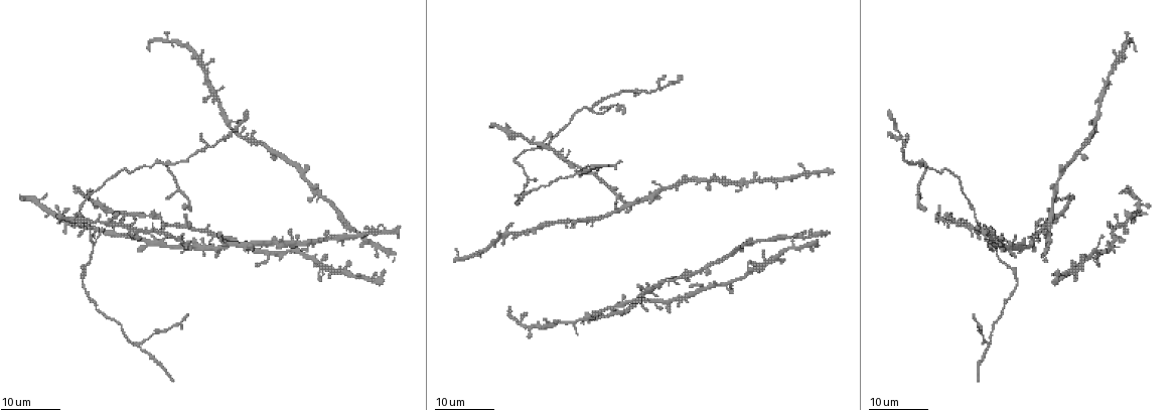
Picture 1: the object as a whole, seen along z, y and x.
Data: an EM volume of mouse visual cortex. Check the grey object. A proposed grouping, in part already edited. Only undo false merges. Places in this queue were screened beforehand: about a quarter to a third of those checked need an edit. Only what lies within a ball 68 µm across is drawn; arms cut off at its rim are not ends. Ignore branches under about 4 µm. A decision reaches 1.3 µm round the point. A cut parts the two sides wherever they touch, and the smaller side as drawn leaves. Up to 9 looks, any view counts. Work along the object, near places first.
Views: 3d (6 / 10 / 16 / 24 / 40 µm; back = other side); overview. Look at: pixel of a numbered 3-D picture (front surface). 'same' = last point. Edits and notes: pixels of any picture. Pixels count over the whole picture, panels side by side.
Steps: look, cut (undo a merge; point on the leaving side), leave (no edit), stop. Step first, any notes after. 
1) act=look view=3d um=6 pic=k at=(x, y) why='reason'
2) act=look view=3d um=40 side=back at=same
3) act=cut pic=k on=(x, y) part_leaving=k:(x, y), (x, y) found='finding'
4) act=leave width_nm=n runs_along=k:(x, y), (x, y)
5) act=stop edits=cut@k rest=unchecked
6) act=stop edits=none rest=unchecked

act=look view=3d um=16 pic=1 at=(641, 89) why='side arm on a straight run'

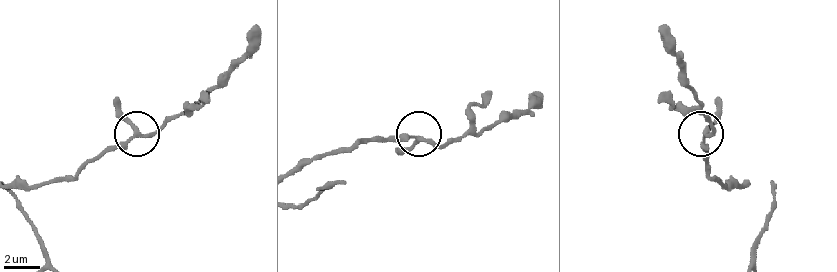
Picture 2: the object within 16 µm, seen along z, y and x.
act=look view=3d um=10 pic=2 at=(133, 135)

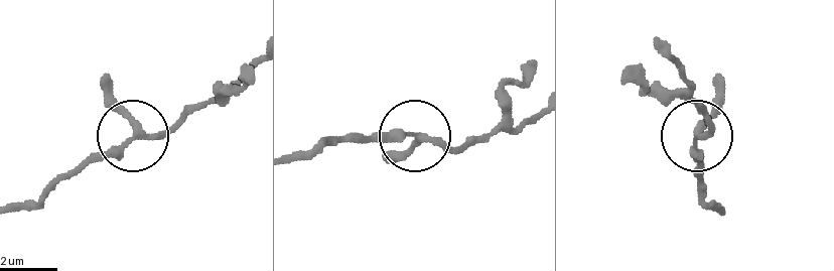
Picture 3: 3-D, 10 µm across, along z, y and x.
act=leave runs_along=3:(291, 162), (334, 143), (435, 136), (457, 147), (483, 143) found='one cell here'

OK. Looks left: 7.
act=look view=3d um=24 pic=1 at=(580, 108) why='thin neck'

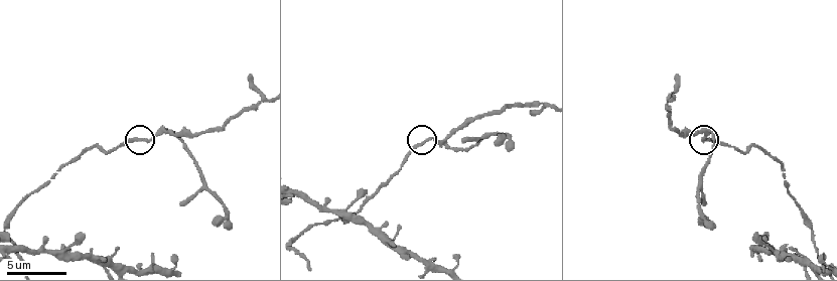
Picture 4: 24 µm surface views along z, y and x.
act=look view=3d um=6 pic=4 at=(139, 141)

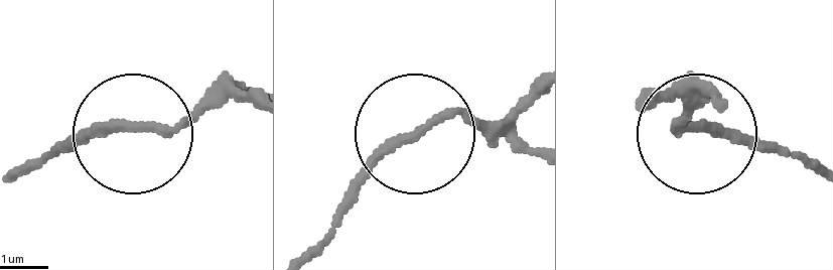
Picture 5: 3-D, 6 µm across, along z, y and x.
act=leave width_nm=180 found='continuous, no second cell'

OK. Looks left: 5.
act=look view=3d um=24 pic=1 at=(508, 133) why='two arms in line, one across'

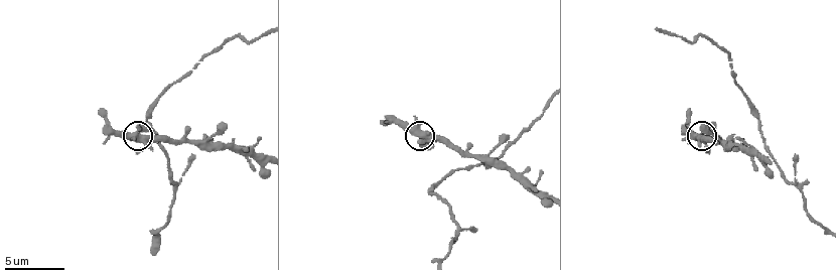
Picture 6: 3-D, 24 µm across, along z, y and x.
act=look view=3d um=6 pic=6 at=(701, 134)

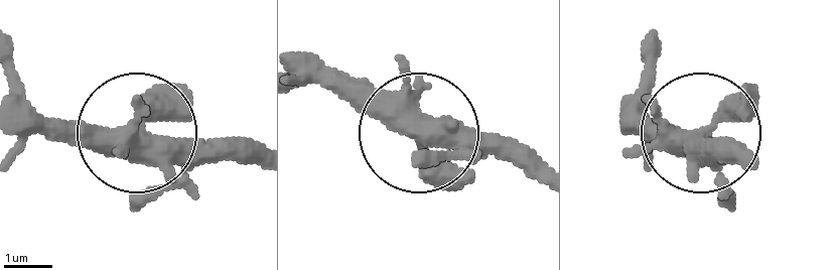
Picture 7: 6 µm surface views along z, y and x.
act=look view=3d um=6 side=back pic=7 at=(702, 131)

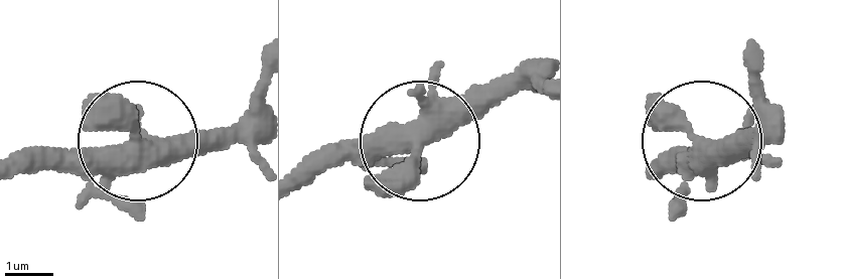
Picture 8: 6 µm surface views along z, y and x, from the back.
act=leave side_arm_um=5 runs_along=8:(655, 169), (699, 145), (779, 145) found='all the same cell'

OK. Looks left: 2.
act=look view=3d um=24 pic=1 at=(986, 345) why='side arm on a straight run'

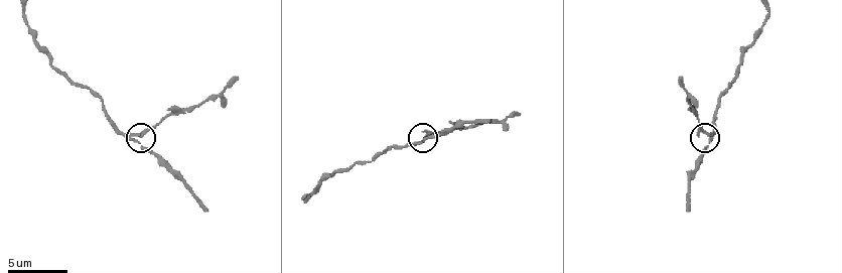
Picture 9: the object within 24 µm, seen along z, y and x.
act=look view=3d um=10 pic=9 at=(418, 143)

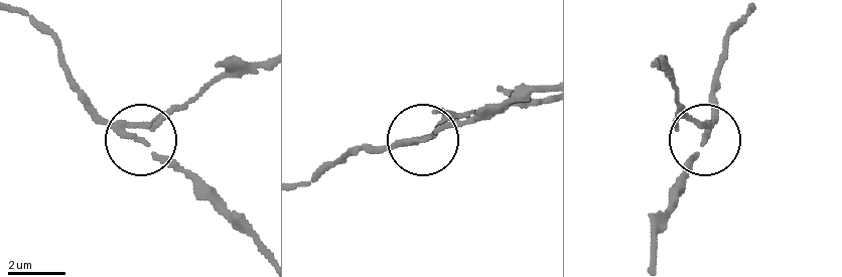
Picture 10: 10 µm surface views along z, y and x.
act=cut pic=10 on=(150, 131) arms=3 part_leaving=10:(125, 122), (166, 117), (217, 81), (260, 71) found='a second cell is stuck on'

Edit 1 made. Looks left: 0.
act=stop edits=cut@10 rest=unchecked

